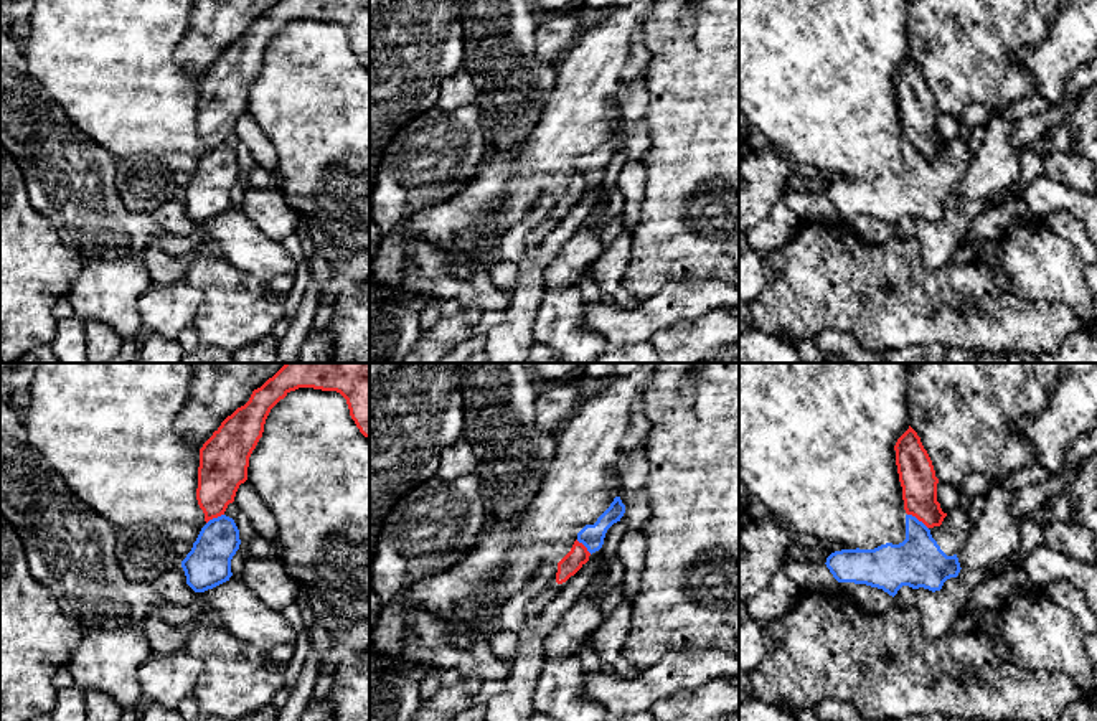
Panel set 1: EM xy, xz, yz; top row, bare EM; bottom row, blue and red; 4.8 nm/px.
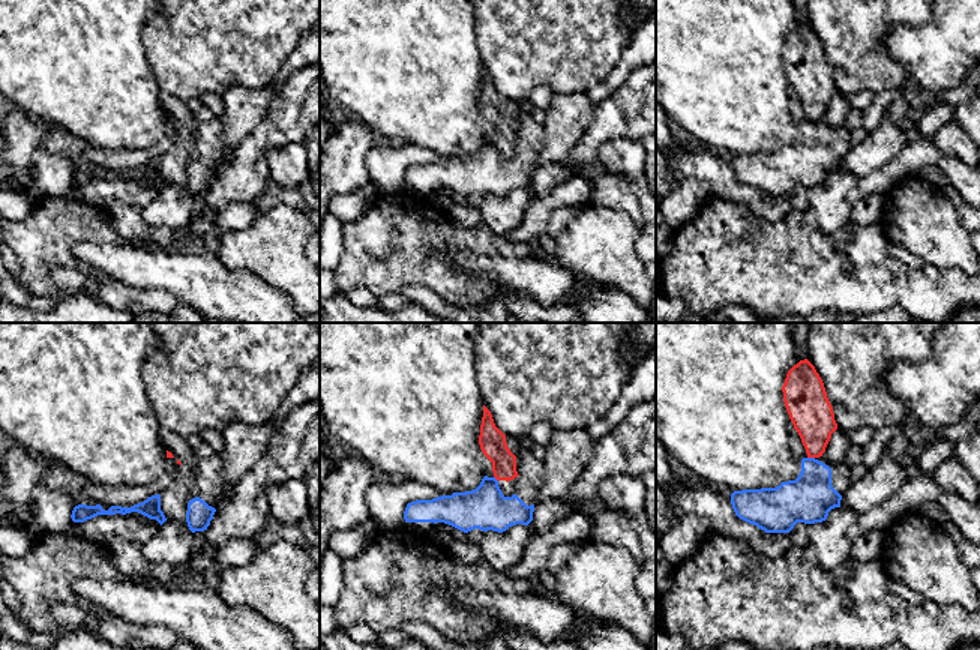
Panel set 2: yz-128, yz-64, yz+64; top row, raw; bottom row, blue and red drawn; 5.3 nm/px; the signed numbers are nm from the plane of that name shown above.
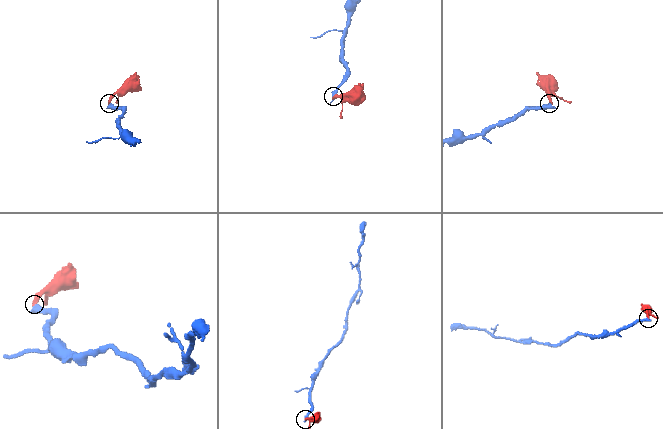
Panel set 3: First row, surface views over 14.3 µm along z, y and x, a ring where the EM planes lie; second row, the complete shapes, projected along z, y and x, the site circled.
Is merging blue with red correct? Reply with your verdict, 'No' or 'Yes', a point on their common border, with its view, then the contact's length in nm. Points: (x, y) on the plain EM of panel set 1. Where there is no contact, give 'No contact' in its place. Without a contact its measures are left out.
No. Touches blue at yz (916, 149). Shared border 130 nm

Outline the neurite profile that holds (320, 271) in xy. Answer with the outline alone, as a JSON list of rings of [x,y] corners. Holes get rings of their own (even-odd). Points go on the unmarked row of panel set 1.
[[[318,249],[312,257],[307,257],[307,264],[308,264],[310,277],[323,287],[332,276],[332,267]]]

